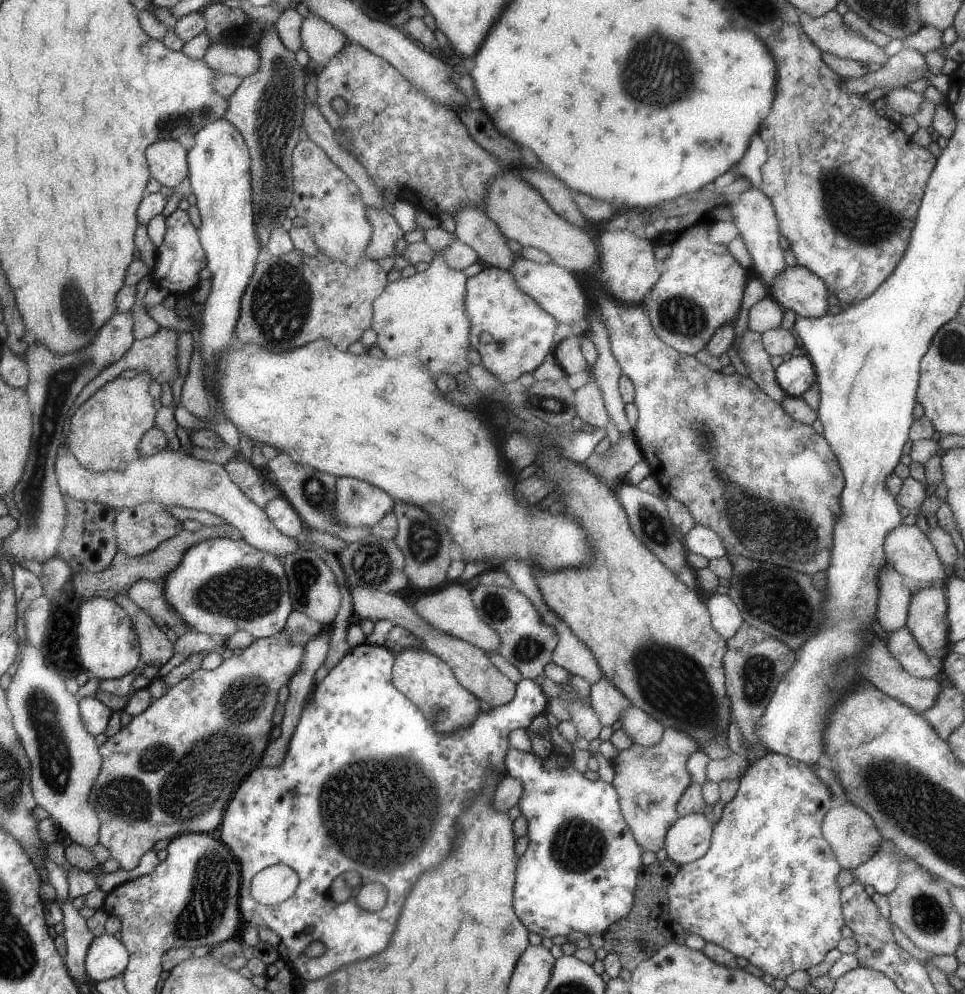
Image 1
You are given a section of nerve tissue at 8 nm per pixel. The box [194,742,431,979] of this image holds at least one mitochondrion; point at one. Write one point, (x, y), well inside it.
(226, 955)

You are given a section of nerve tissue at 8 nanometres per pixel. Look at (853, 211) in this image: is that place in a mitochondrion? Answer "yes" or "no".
yes

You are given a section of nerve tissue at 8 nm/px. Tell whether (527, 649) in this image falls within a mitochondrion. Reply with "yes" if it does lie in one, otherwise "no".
yes

